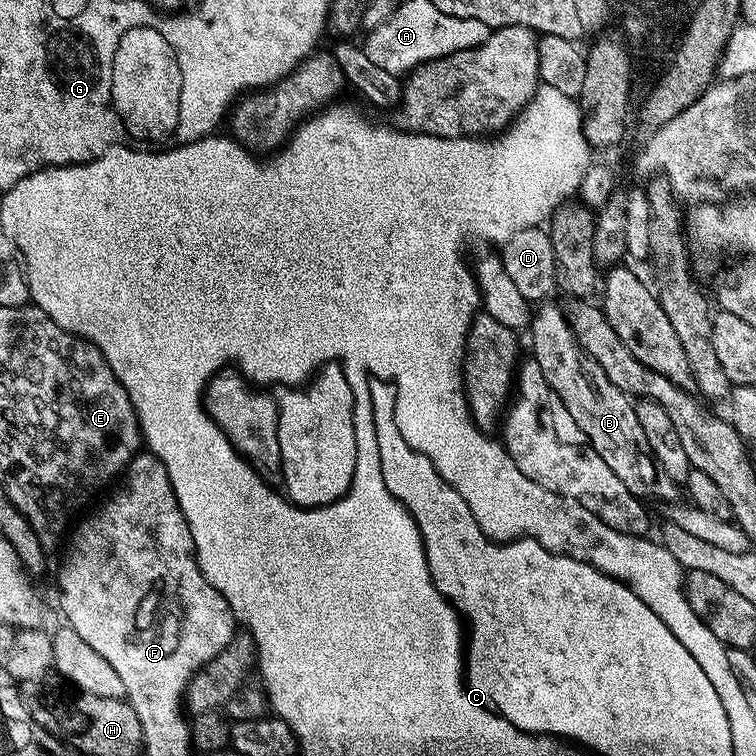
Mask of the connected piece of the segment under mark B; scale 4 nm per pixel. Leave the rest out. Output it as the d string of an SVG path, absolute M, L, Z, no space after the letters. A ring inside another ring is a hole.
M544 302L537 308L540 309L537 312L535 309L530 320L531 355L538 366L542 366L546 382L564 404L568 420L580 427L581 434L585 436L583 439L598 453L602 462L618 474L626 490L641 498L663 497L666 489L656 486L658 465L648 450L642 426L638 426L638 414L629 393L618 390L618 386L606 378L602 366L598 366L584 347L577 344L563 307L555 308L552 302Z

